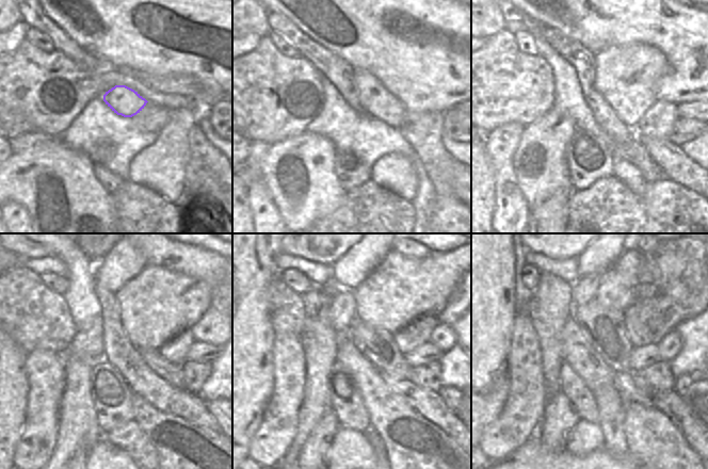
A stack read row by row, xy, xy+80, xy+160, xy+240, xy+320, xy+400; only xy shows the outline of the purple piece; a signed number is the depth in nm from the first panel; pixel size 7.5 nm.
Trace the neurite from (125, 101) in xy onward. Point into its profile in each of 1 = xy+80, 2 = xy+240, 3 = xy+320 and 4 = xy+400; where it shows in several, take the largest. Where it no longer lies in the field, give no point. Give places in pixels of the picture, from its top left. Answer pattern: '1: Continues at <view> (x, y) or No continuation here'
1: Continues at xy+80 (376, 100)
2: Continues at xy+240 (158, 305)
3: Continues at xy+320 (403, 294)
4: Continues at xy+400 (657, 290)

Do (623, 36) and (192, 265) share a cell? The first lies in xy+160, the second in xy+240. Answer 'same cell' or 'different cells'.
same cell

